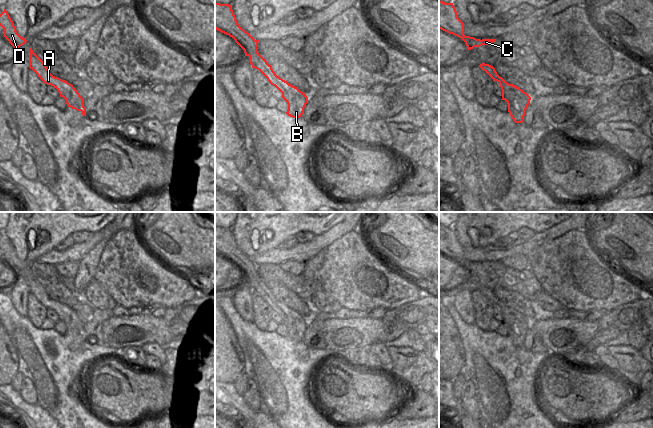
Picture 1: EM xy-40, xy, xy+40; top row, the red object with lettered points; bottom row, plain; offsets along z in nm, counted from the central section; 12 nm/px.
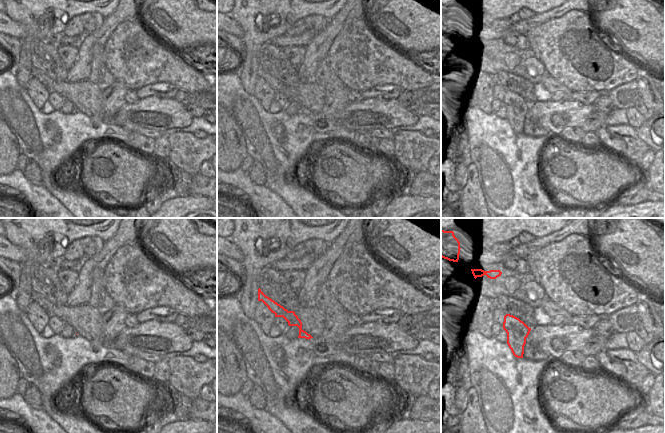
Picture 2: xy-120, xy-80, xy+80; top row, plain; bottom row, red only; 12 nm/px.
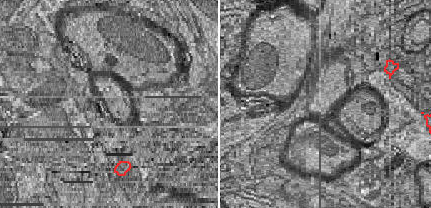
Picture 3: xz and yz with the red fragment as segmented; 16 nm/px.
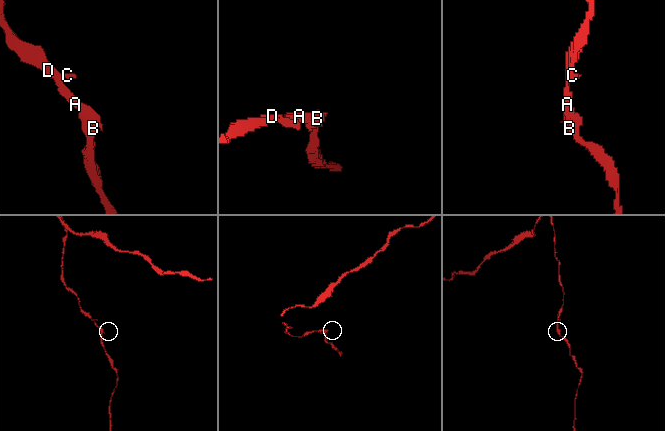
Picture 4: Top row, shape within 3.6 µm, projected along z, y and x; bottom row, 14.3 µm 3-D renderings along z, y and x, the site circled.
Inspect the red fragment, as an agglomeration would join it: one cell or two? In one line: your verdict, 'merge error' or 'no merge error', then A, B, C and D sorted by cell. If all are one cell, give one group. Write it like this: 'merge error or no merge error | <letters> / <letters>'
no merge error | A B C D

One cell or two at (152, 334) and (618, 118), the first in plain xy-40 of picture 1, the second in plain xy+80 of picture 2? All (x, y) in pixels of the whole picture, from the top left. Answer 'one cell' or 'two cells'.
two cells

